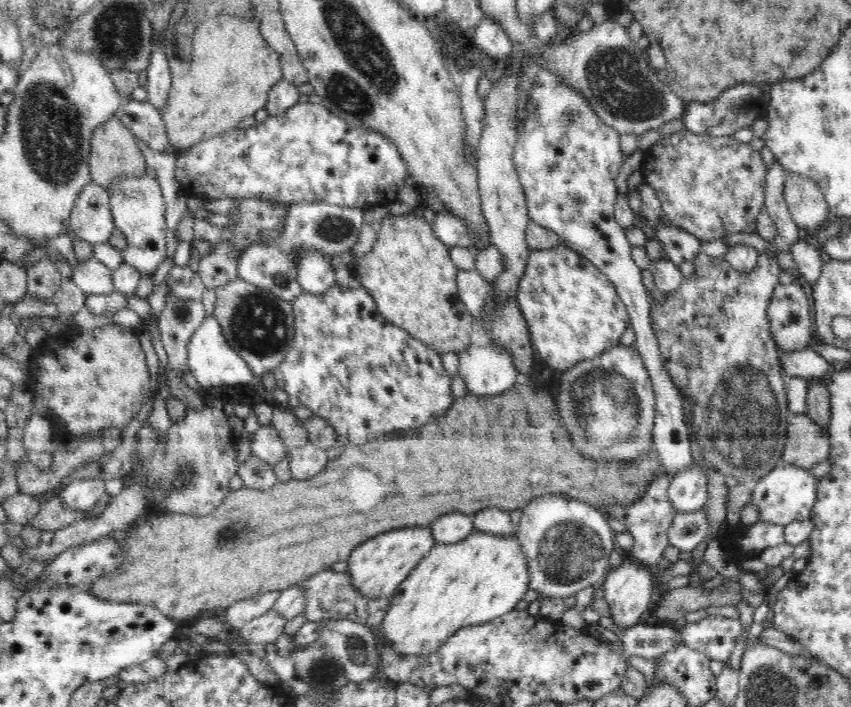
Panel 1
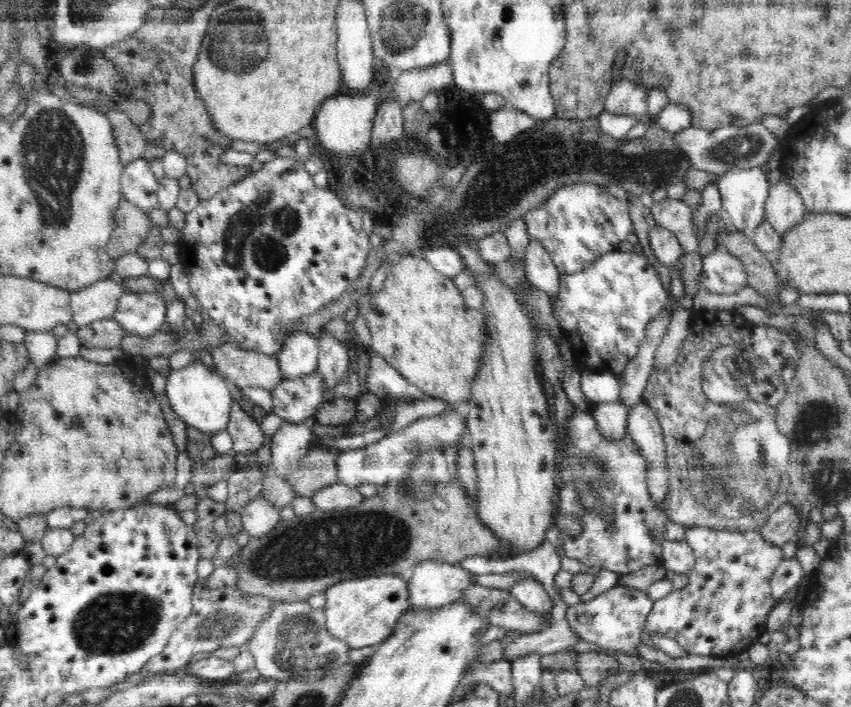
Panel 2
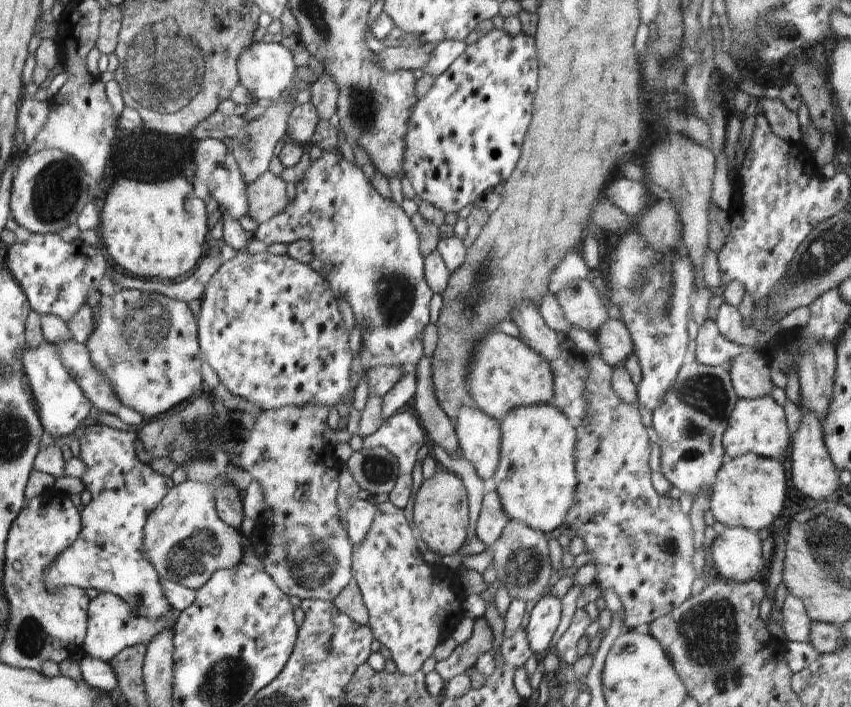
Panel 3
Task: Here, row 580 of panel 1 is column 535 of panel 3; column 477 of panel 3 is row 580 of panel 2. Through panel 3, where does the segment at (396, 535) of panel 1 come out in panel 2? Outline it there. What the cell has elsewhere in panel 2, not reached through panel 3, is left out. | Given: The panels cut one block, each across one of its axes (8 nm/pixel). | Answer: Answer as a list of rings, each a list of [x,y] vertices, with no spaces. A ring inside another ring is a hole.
[[[378,574],[335,583],[326,591],[325,622],[327,632],[351,649],[372,647],[386,641],[410,606],[408,581],[395,574]]]

